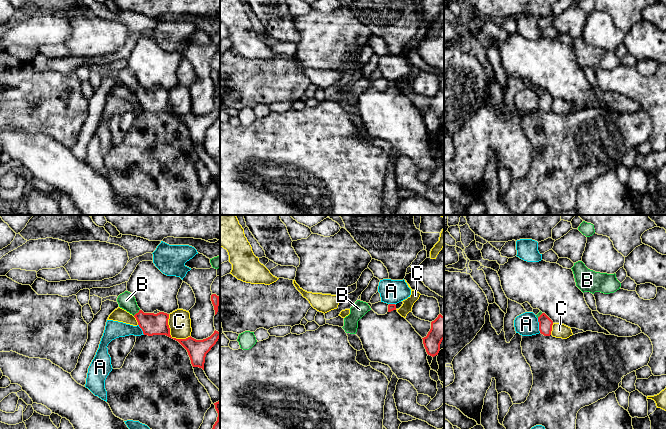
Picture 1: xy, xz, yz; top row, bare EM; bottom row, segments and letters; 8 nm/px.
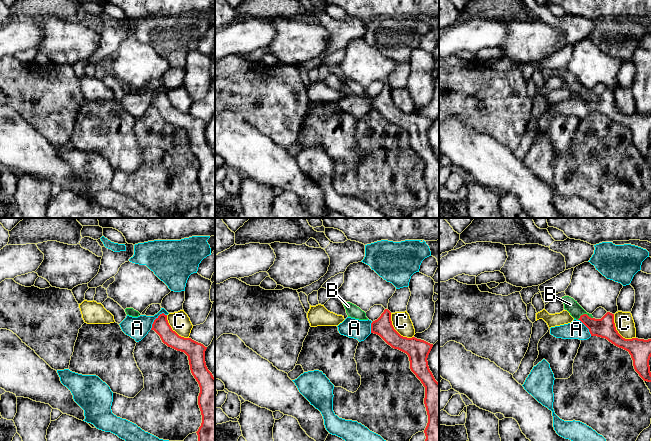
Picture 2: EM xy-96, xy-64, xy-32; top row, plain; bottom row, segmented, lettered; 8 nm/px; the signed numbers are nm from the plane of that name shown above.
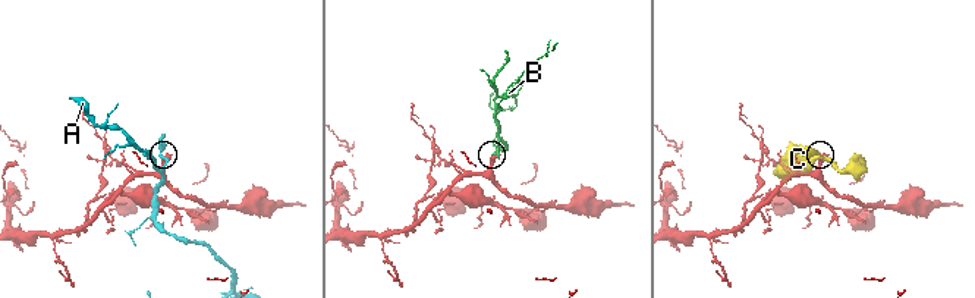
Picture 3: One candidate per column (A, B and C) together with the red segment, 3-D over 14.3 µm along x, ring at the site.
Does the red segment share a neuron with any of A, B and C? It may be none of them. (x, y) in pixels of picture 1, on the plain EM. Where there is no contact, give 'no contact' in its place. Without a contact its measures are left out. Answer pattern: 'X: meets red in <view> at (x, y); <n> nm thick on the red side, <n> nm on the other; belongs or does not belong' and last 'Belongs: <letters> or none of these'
A: meets red in yz at (539, 101); 110 nm thick on the red side, 190 nm on the other; does not belong
B: meets red in xy at (136, 89); 180 nm thick on the red side, 140 nm on the other; belongs
C: meets red in xy at (169, 110); 180 nm thick on the red side, 180 nm on the other; does not belong
Belongs: B

